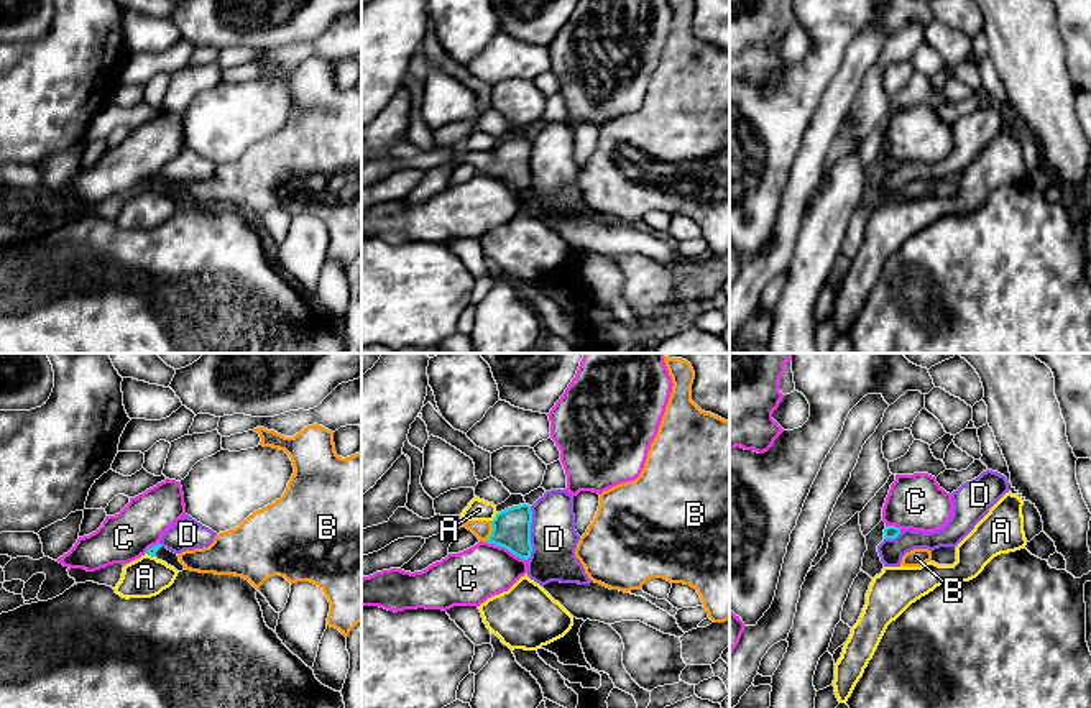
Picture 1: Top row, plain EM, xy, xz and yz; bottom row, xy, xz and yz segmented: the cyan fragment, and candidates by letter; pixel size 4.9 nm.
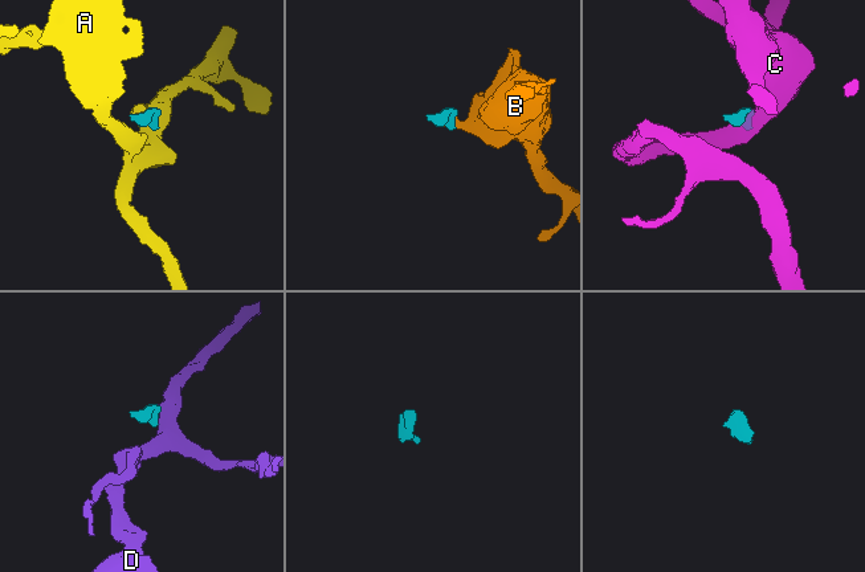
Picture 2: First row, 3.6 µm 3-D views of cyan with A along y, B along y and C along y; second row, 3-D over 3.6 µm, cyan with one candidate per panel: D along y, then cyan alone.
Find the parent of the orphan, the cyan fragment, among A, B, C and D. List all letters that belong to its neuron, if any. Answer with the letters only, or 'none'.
none

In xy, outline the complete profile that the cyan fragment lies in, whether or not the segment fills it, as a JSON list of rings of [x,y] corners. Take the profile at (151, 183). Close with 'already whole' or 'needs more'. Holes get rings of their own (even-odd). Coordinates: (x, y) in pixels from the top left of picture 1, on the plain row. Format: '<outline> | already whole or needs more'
[[[156,176],[146,182],[148,187],[156,189],[158,192],[166,194],[168,197],[174,199],[177,204],[186,202],[184,197],[179,194],[177,186],[168,182],[161,176]]] | needs more

